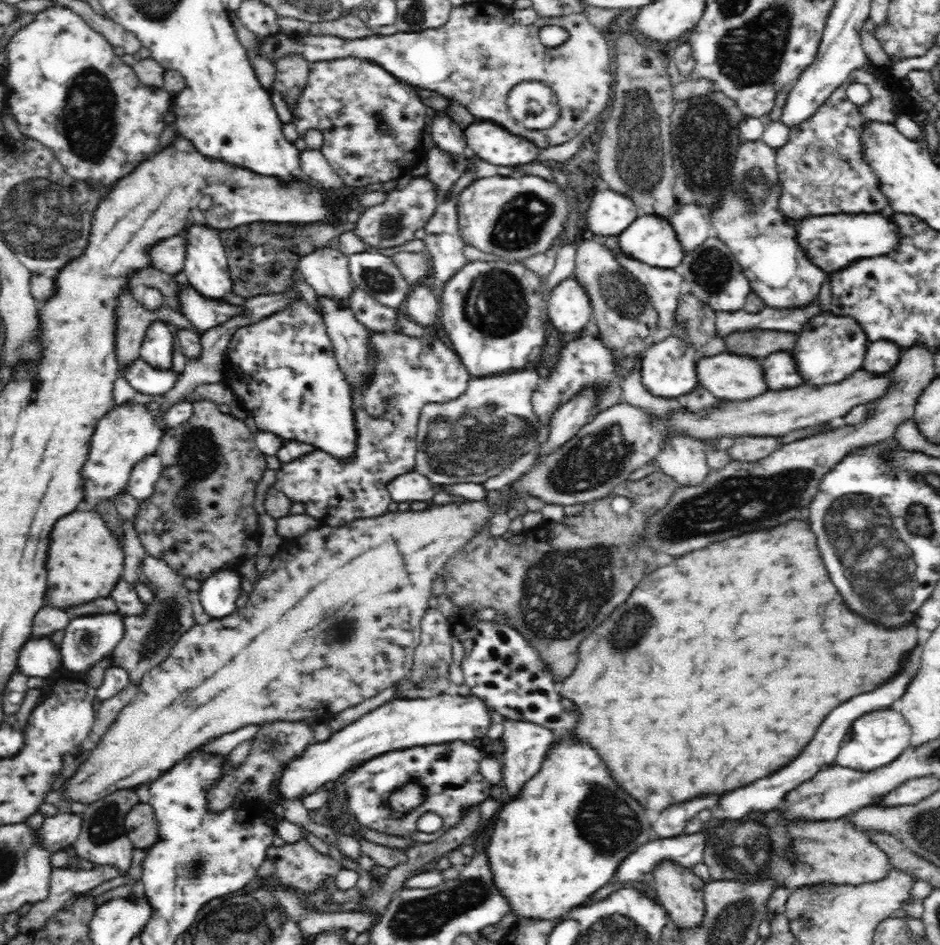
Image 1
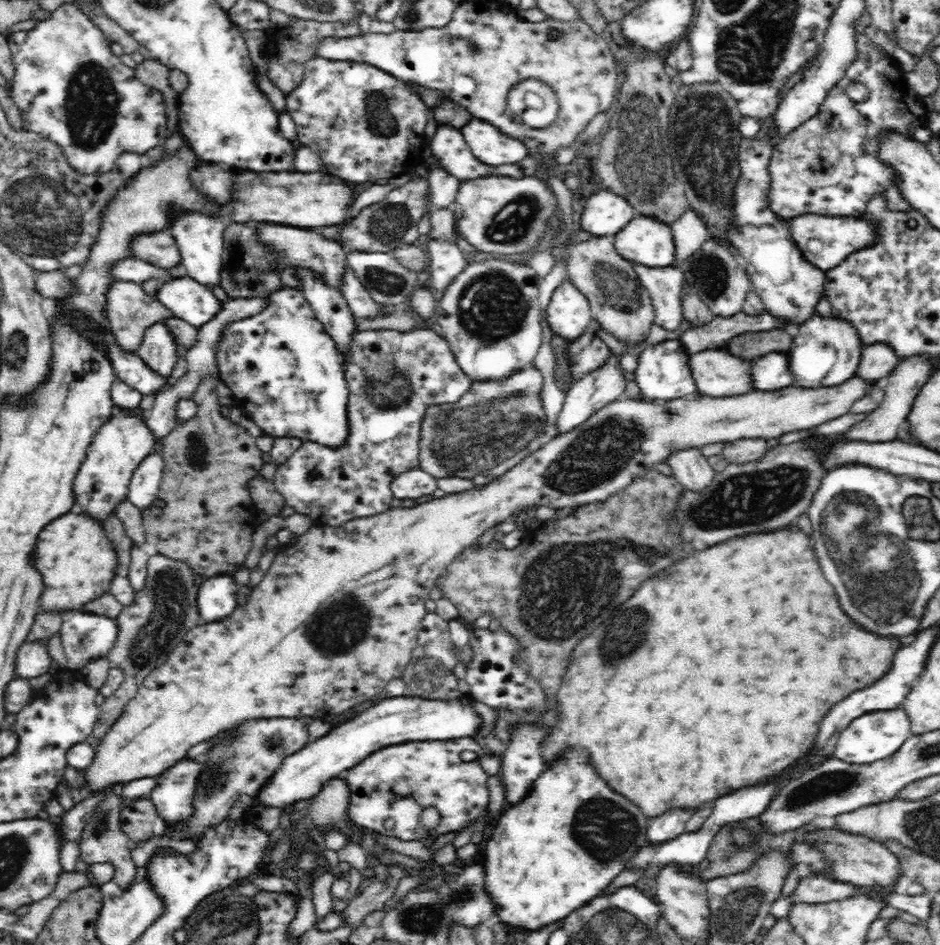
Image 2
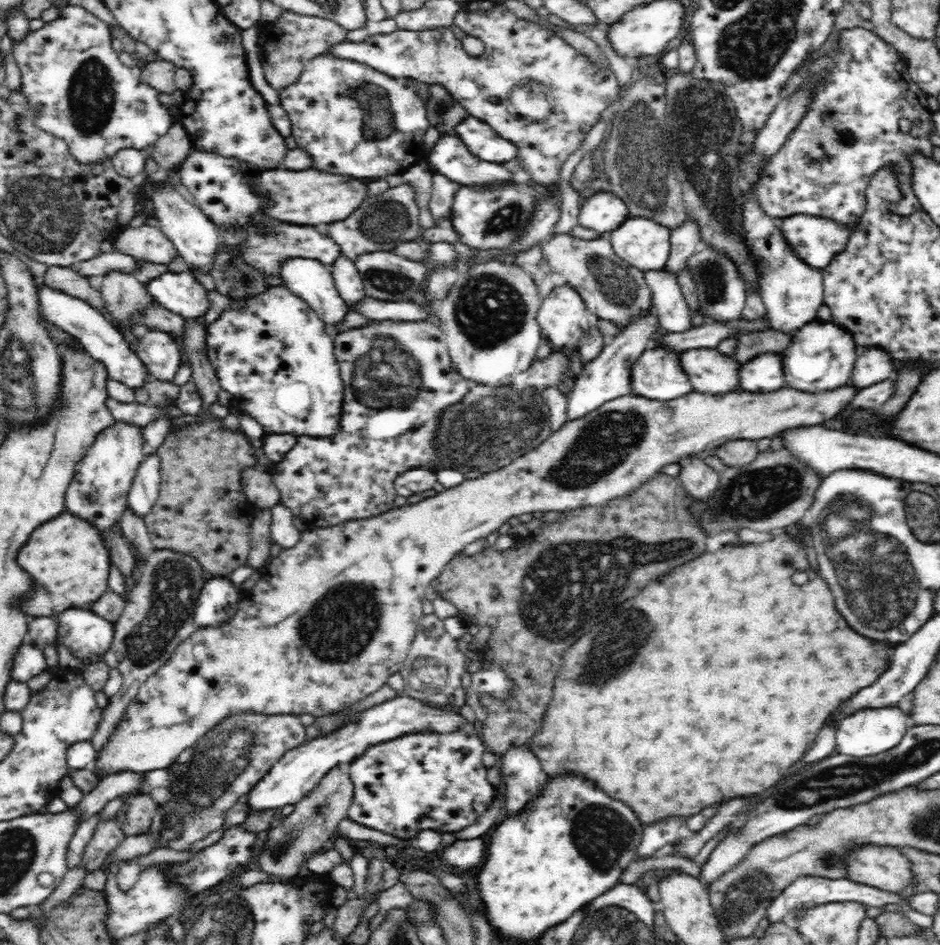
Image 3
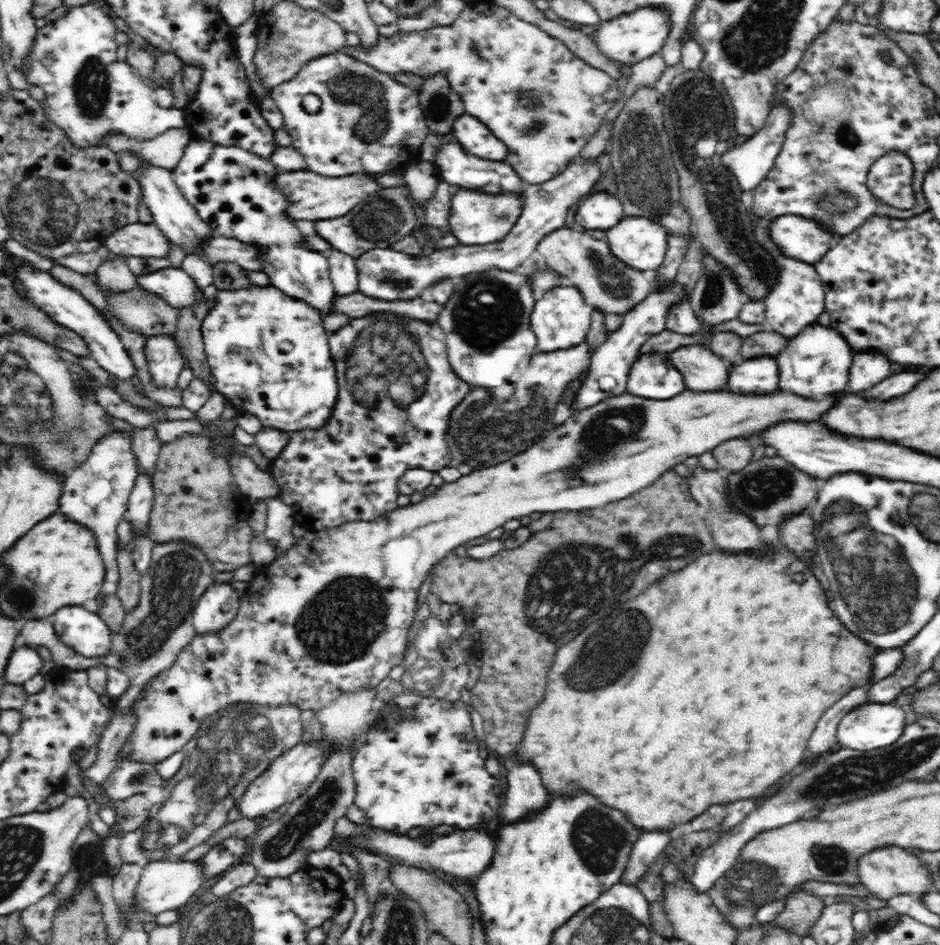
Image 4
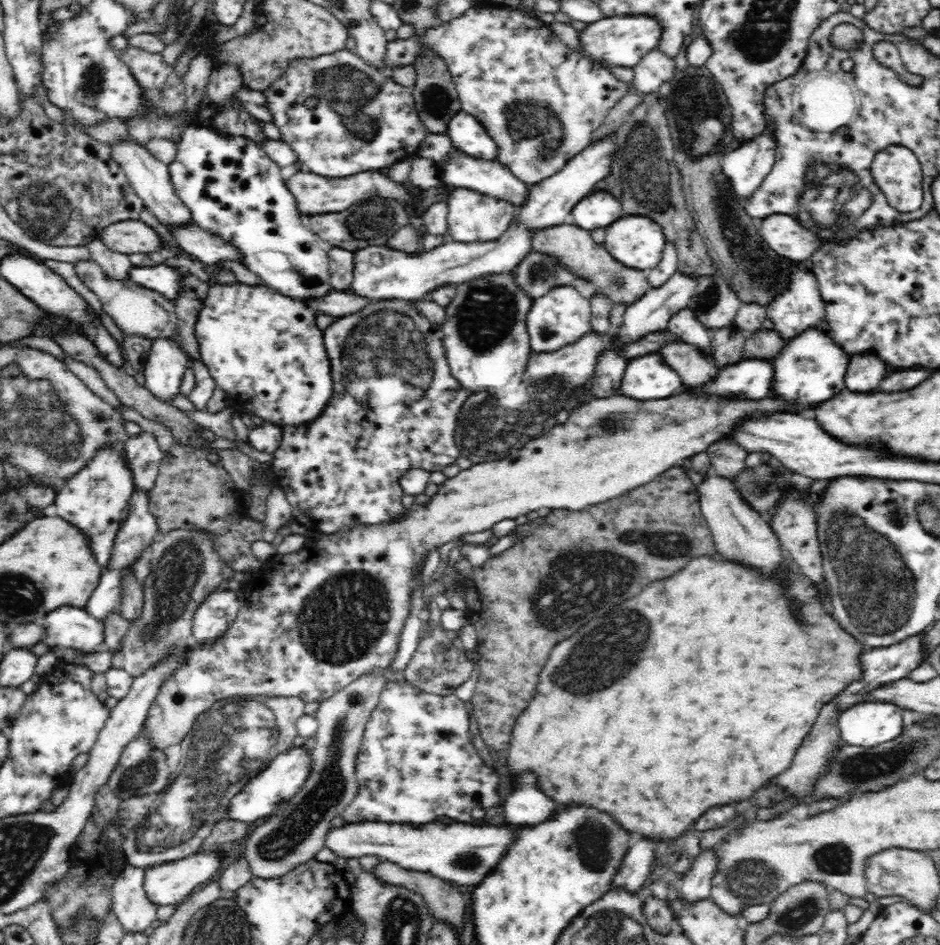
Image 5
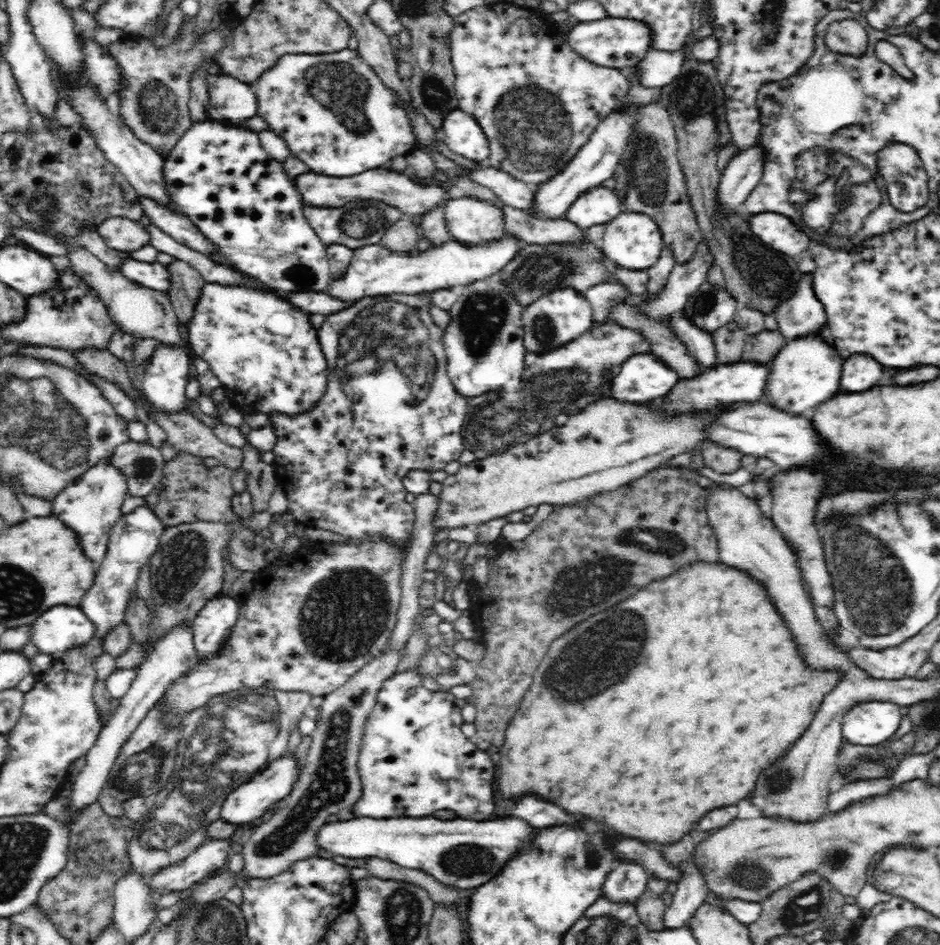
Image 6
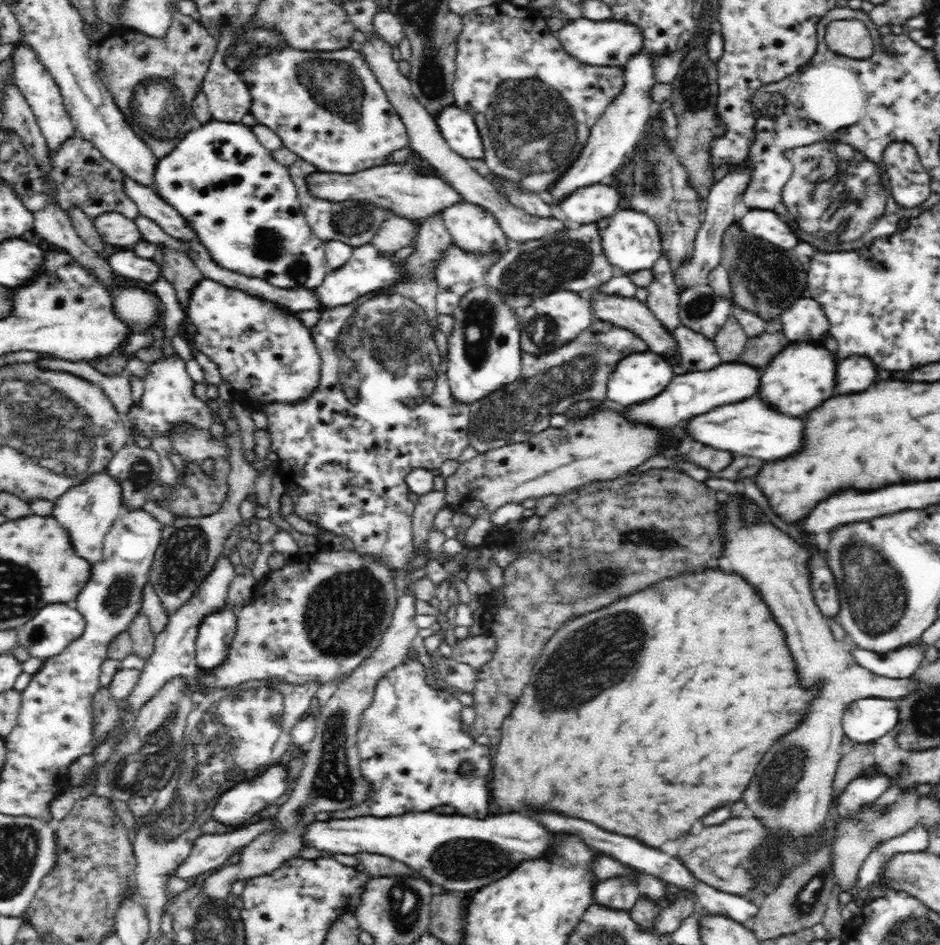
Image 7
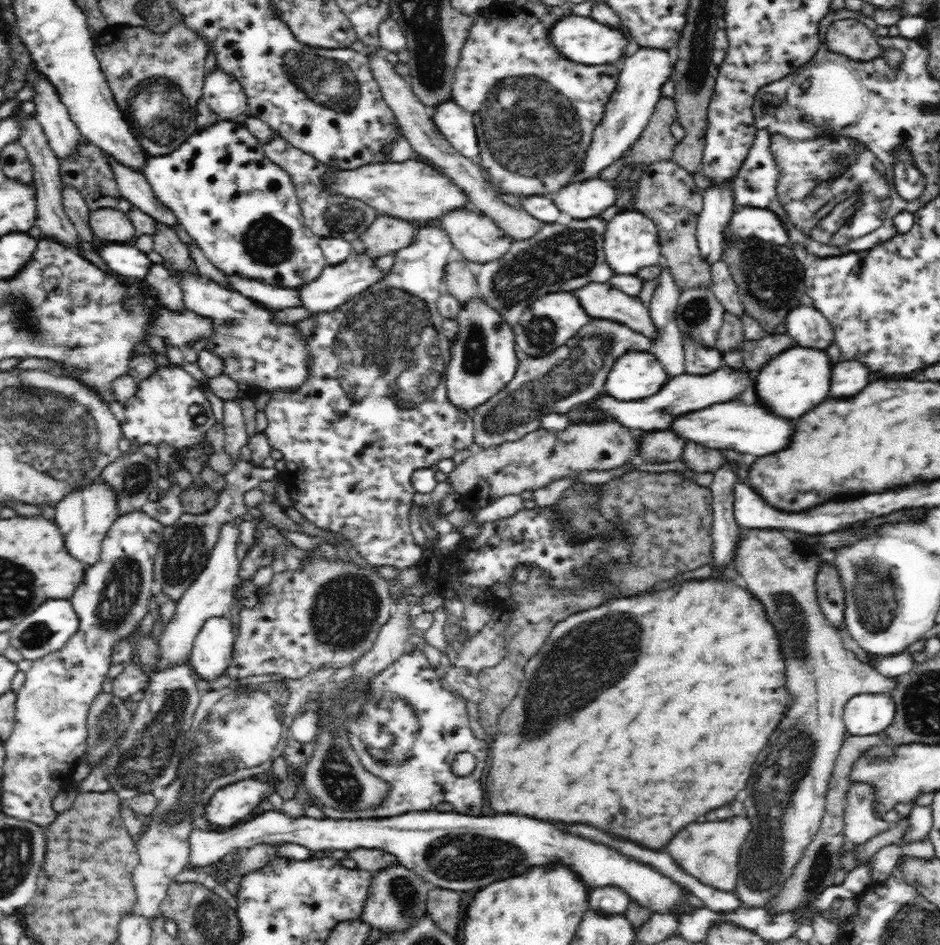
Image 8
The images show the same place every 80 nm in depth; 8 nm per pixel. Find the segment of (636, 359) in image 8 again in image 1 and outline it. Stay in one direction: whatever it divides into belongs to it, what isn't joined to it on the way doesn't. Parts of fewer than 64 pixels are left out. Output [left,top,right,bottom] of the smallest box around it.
[640,333,699,398]

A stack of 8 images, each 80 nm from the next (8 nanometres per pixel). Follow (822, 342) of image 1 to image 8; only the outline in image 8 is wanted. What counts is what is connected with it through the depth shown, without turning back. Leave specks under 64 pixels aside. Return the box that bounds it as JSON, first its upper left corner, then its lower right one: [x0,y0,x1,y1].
[751,345,832,418]

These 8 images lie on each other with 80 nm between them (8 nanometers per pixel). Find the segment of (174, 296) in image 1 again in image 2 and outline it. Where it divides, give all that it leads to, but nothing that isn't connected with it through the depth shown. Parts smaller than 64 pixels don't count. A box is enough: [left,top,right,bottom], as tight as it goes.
[110,255,171,285]

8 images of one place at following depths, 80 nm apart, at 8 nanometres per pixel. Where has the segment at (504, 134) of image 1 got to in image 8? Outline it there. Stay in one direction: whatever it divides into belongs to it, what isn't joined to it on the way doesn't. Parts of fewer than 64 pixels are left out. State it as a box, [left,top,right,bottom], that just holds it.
[432,98,480,159]

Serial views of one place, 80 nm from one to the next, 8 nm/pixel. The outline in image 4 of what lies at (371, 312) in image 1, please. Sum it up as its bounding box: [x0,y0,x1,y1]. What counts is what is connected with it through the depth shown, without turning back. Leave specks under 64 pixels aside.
[327,249,359,296]

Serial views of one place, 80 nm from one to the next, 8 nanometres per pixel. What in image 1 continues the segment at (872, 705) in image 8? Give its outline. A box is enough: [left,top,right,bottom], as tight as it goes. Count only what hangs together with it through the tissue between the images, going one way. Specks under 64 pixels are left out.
[835,709,911,772]

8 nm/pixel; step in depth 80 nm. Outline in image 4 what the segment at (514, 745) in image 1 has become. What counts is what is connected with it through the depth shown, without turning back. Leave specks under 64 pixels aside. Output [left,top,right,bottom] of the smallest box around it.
[502,758,548,822]

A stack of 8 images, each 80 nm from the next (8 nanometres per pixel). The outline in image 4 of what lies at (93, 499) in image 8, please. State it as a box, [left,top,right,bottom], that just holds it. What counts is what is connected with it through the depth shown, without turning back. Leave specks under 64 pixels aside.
[60,432,140,584]

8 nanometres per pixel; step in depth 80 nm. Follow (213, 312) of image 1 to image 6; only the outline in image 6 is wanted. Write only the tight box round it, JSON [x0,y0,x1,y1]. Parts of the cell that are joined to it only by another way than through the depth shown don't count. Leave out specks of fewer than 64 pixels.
[120,257,170,291]

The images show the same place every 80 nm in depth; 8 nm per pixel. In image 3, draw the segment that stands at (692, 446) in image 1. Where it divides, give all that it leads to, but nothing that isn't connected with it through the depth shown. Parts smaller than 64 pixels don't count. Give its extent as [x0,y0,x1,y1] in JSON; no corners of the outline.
[679,455,719,502]

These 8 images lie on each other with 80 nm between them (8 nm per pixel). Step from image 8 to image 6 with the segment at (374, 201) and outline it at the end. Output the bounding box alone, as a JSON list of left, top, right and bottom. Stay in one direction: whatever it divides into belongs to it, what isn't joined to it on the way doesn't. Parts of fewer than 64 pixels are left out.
[293,168,450,216]

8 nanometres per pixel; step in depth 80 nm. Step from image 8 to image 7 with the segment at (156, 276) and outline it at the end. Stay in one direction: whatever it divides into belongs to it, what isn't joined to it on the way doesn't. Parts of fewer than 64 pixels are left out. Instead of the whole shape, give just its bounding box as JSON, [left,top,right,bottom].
[150,275,186,357]

